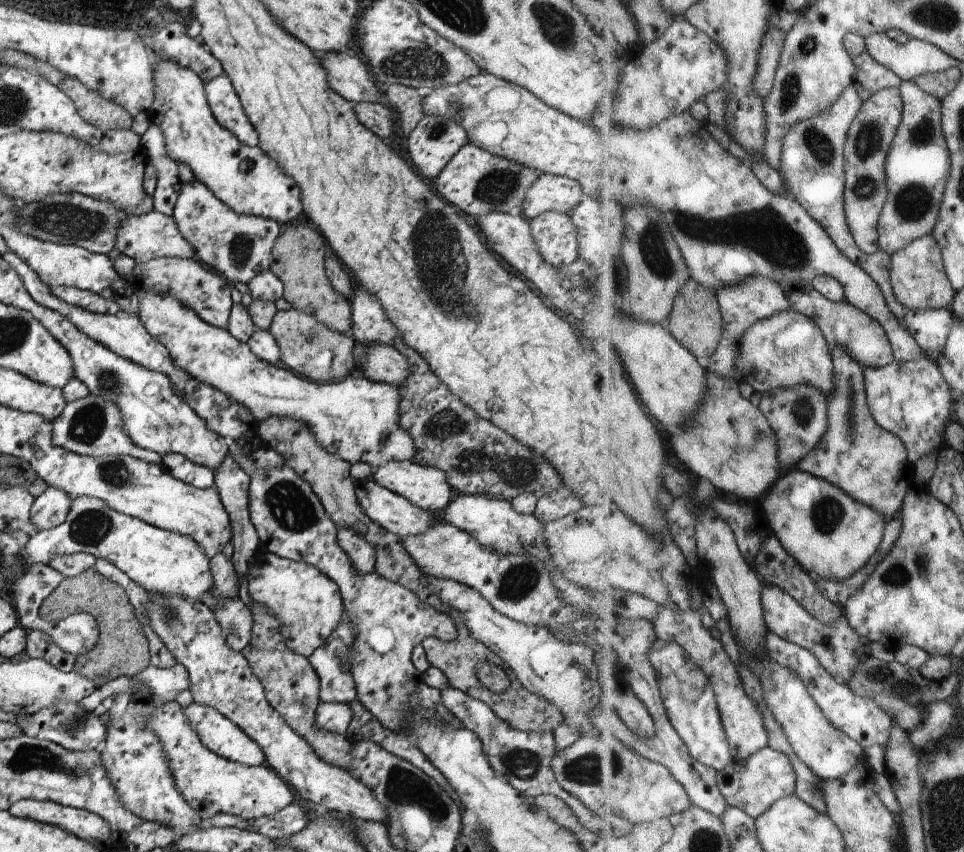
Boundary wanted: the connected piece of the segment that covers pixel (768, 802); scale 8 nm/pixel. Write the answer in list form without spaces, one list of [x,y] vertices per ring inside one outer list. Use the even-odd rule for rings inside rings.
[[[768,746],[748,760],[736,760],[719,771],[719,785],[730,806],[743,808],[754,818],[760,818],[779,800],[796,794],[799,776],[788,755]]]

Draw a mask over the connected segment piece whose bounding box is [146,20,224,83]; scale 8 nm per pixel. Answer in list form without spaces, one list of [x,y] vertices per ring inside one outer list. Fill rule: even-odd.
[[[183,20],[170,23],[167,27],[157,32],[150,40],[147,40],[147,46],[163,57],[175,60],[180,66],[191,68],[205,83],[224,74],[220,61],[210,54],[210,51],[200,42],[199,38],[188,37],[186,29],[186,23]]]

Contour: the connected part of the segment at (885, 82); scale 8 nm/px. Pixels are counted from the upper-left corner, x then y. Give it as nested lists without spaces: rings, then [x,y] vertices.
[[[868,50],[862,56],[853,59],[857,71],[856,85],[863,91],[867,101],[888,87],[901,87],[905,80],[885,64],[878,62]]]

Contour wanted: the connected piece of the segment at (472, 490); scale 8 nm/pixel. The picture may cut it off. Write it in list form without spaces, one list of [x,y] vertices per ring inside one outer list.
[[[403,340],[396,341],[394,348],[409,366],[409,375],[397,389],[401,396],[400,426],[412,437],[415,446],[412,461],[439,468],[455,494],[483,494],[511,500],[529,492],[539,498],[560,486],[555,468],[545,458],[492,422],[481,419],[448,390],[413,348]]]

